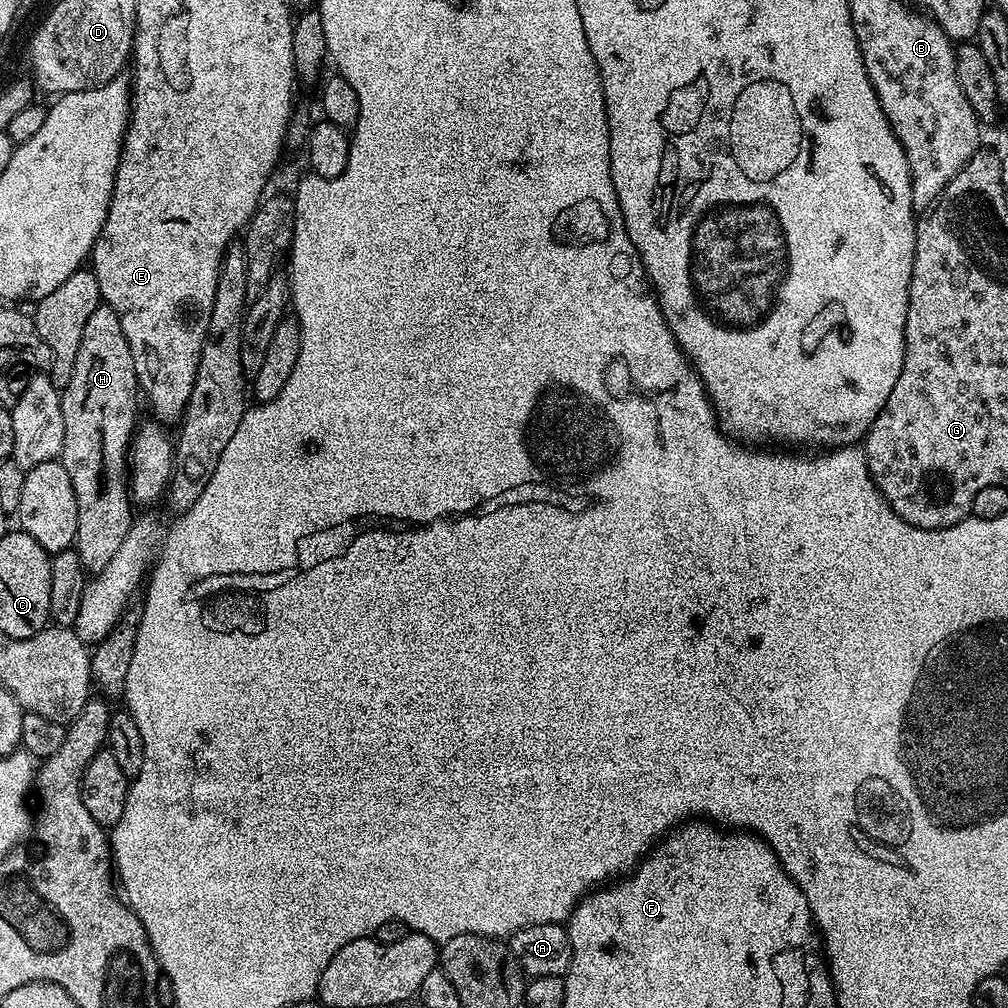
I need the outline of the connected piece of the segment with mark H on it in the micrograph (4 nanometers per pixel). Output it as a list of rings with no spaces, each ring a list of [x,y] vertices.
[[[102,302],[86,318],[82,342],[78,342],[76,359],[71,361],[70,368],[68,385],[63,385],[60,397],[64,441],[59,459],[66,474],[70,474],[70,486],[74,486],[74,498],[78,502],[74,547],[85,573],[95,574],[106,570],[110,558],[118,554],[118,546],[126,542],[134,528],[134,501],[128,487],[128,449],[138,427],[138,385],[130,342],[122,334],[119,314],[110,305]]]

